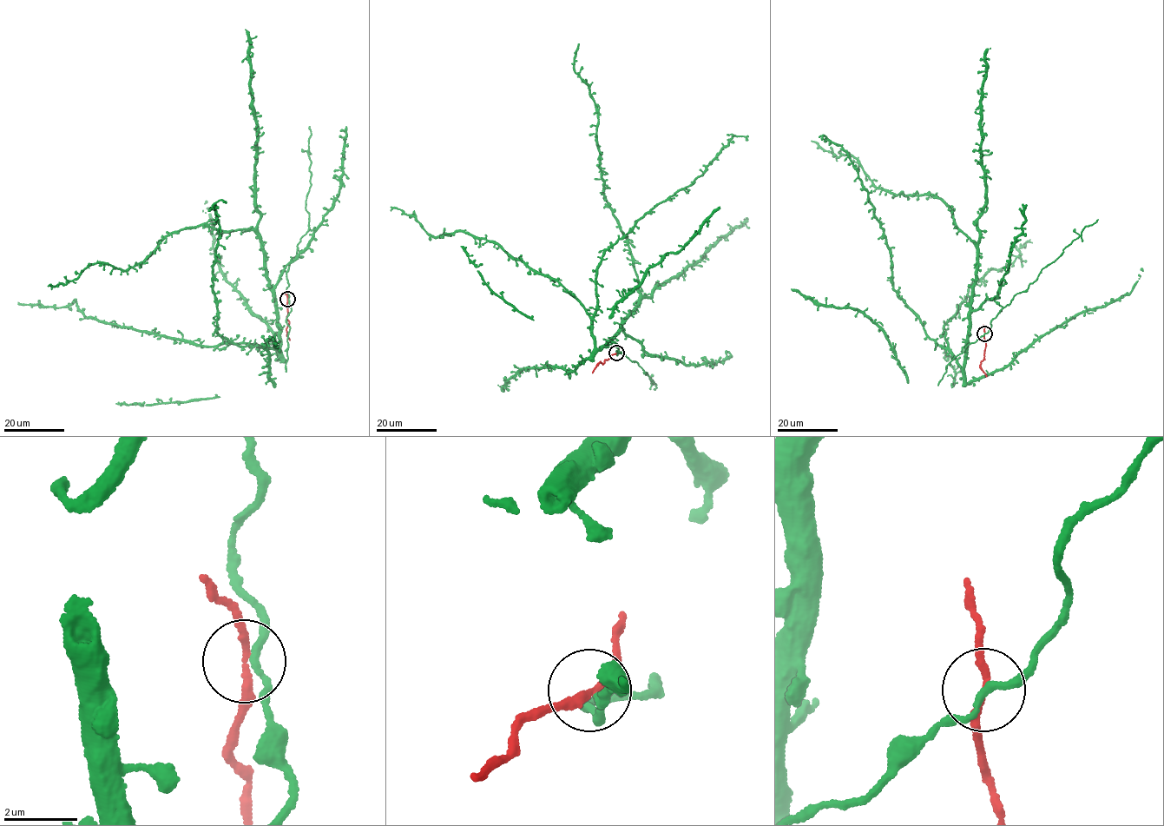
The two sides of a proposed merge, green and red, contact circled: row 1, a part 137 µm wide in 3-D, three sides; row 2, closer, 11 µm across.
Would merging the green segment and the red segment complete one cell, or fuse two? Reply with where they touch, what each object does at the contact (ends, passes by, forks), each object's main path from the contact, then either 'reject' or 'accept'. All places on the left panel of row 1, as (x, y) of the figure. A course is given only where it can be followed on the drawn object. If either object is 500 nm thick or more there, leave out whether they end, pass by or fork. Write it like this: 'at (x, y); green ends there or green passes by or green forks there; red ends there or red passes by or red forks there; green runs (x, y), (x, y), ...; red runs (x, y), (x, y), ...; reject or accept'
at (287, 299); green passes by; red passes by; green runs (287, 299), (282, 327), (260, 234), (204, 225), (171, 234), (128, 270), (97, 263), (49, 285); red runs (287, 299), (289, 324), (286, 330), (290, 340); reject

